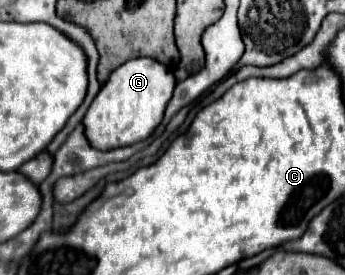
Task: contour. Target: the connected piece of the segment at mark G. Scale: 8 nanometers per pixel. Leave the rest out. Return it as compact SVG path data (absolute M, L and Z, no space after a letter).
M150 57L126 61L104 83L104 87L100 89L100 93L96 95L84 117L88 141L92 145L98 145L98 149L116 149L148 139L152 131L162 123L174 87L176 87L174 73L164 65L160 65L158 61Z

